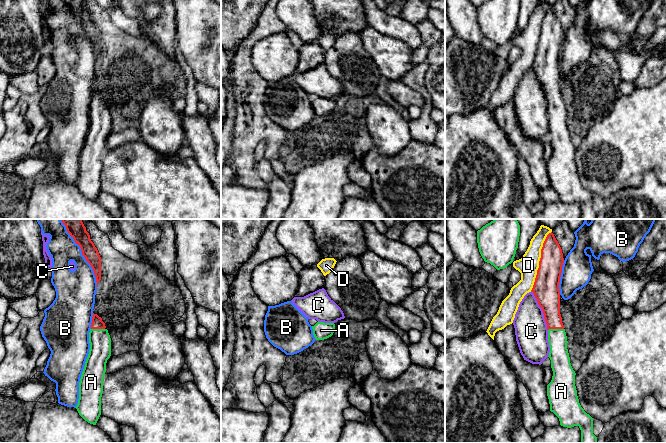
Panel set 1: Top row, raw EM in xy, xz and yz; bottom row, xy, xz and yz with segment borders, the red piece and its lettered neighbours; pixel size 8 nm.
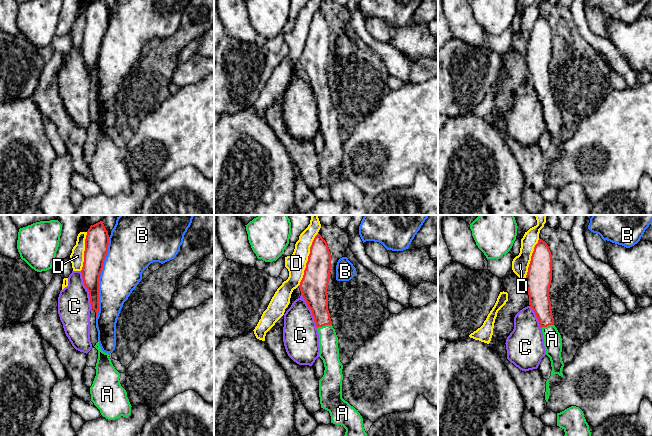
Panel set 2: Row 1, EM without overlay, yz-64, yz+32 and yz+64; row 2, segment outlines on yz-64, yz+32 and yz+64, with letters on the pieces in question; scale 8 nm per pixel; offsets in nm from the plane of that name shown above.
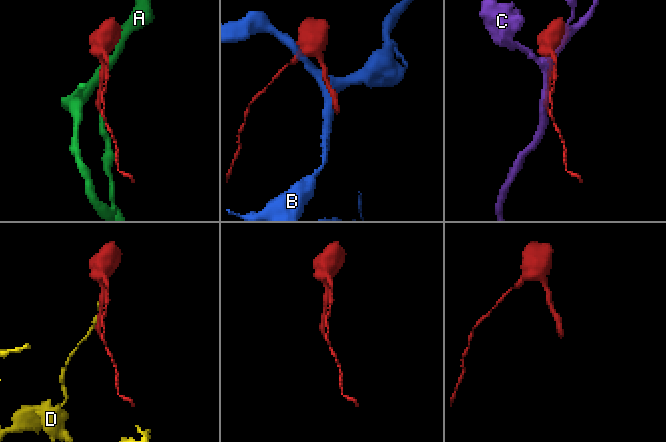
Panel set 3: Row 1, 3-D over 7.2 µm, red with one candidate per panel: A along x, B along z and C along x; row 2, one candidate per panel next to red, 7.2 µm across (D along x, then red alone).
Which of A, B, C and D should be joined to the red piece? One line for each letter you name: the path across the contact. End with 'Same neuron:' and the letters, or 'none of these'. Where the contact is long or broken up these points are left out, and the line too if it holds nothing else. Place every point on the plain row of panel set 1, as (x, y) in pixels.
Same neuron: A

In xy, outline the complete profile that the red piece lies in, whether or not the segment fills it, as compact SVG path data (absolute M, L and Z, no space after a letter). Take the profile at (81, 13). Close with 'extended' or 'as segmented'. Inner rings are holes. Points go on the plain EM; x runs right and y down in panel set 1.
M64 0L66 2L67 8L70 10L70 12L74 15L75 19L78 20L81 24L82 31L85 33L86 37L91 41L95 53L96 53L96 58L97 58L97 63L98 63L98 58L101 56L101 33L99 31L99 28L97 24L95 23L94 19L90 15L89 9L86 7L86 3L84 0Z | as segmented

